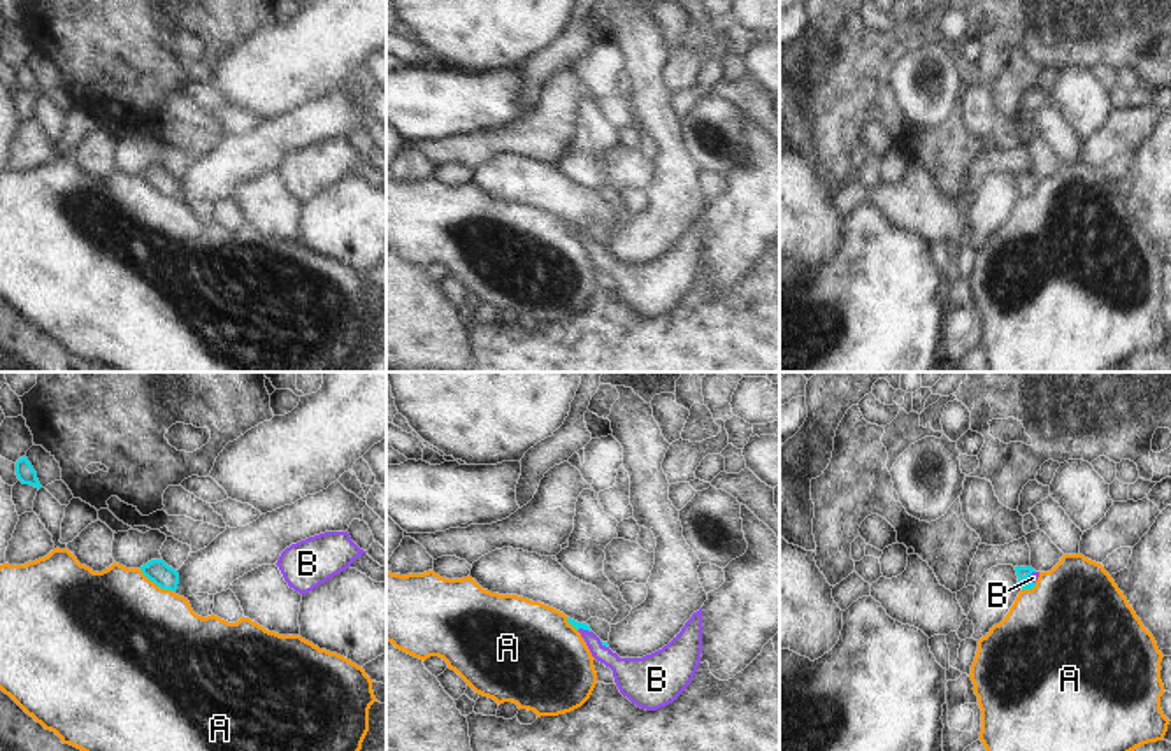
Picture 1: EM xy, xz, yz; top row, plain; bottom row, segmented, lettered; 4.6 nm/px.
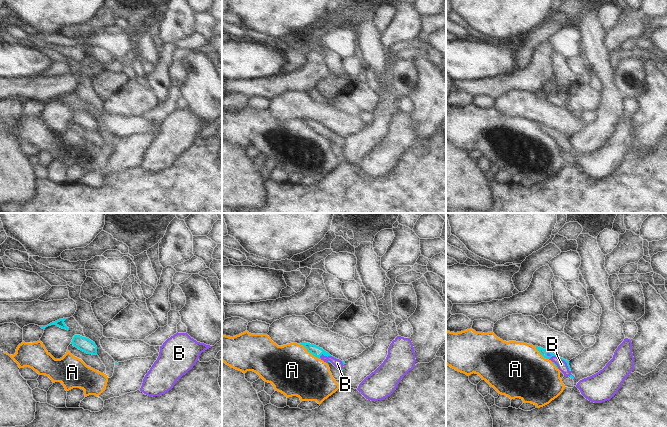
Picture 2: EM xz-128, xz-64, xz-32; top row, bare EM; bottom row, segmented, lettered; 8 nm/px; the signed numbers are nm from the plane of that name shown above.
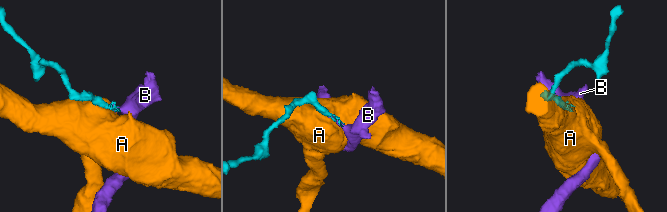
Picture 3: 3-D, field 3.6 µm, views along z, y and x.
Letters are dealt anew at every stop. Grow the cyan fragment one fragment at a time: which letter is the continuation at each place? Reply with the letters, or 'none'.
B.

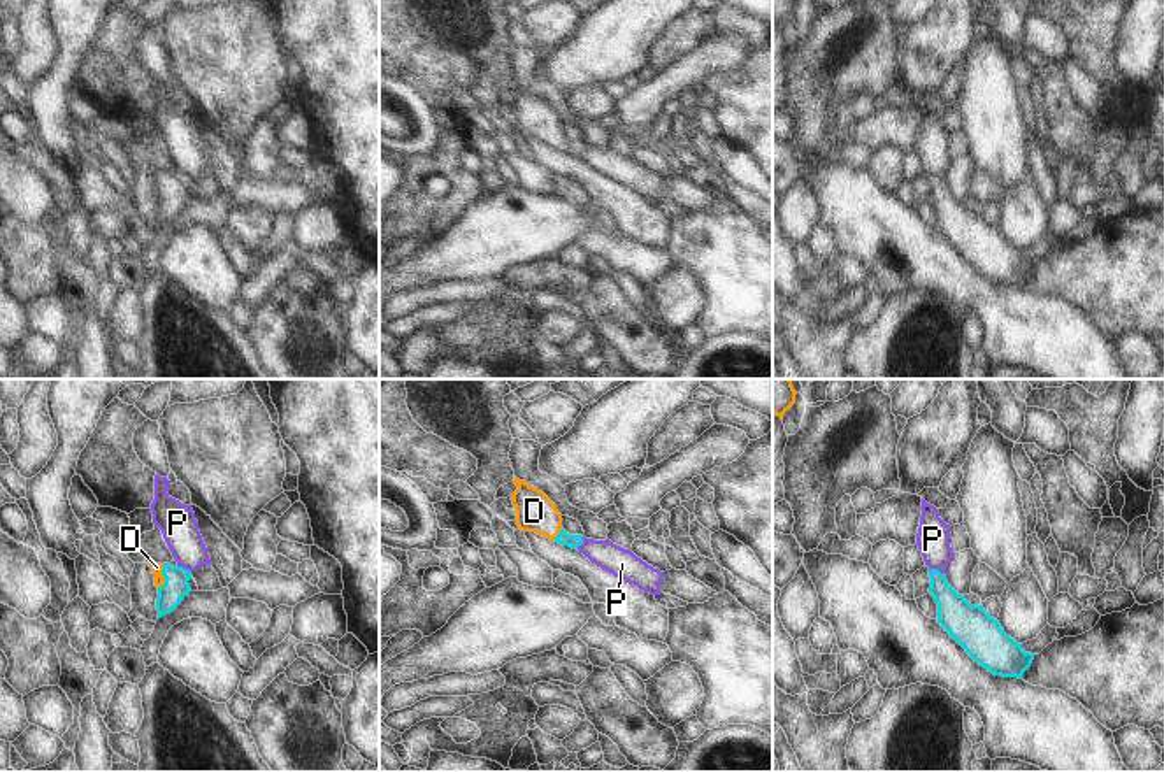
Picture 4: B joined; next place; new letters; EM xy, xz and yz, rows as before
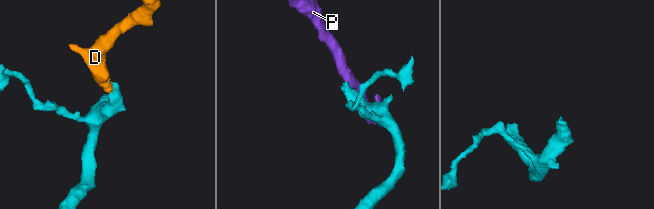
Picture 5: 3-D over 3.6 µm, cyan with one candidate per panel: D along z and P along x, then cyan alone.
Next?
D.

